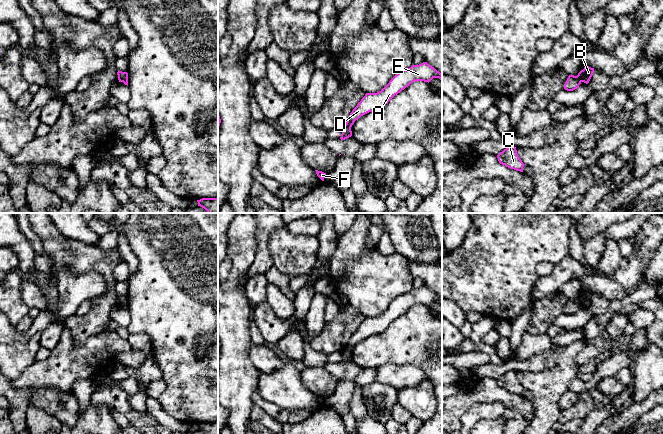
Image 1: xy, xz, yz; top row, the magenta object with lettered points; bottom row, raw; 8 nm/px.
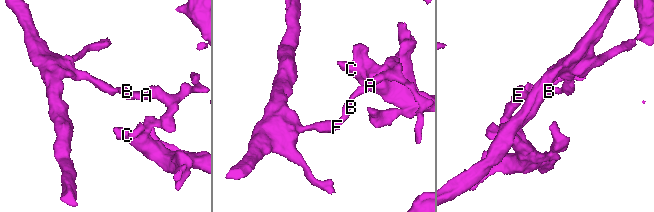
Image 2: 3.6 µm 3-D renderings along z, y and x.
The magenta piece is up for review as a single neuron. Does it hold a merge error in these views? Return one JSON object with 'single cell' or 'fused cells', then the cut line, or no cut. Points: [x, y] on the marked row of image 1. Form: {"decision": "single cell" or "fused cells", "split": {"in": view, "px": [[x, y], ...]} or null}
{"decision": "fused cells", "split": {"in": "yz", "px": [[576, 76], [581, 81]]}}

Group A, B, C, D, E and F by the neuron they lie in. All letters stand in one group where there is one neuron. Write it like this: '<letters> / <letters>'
A C D E / B F

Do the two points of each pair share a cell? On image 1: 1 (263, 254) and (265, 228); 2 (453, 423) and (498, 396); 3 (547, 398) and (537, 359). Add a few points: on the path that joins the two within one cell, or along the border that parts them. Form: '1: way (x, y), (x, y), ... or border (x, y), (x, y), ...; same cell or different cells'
1: way (263, 248), (263, 234); same cell
2: way (458, 410), (472, 396), (485, 396); same cell
3: border (558, 355), (550, 367), (536, 371), (516, 370); different cells

